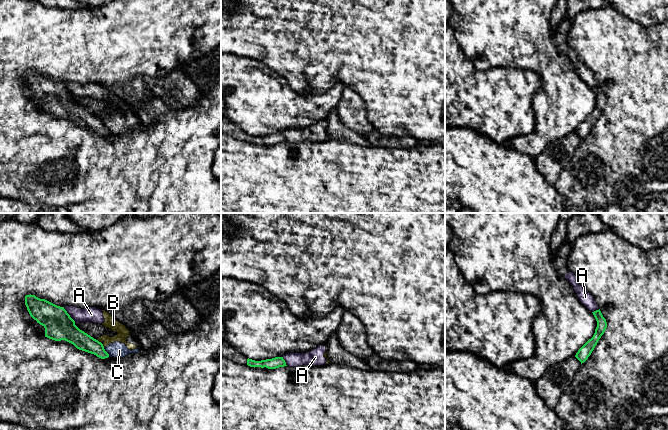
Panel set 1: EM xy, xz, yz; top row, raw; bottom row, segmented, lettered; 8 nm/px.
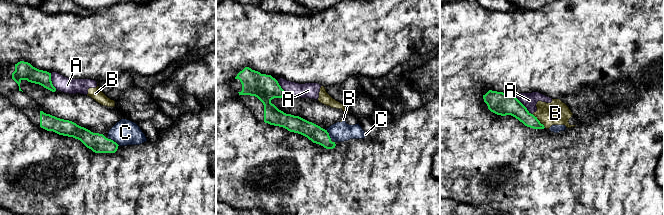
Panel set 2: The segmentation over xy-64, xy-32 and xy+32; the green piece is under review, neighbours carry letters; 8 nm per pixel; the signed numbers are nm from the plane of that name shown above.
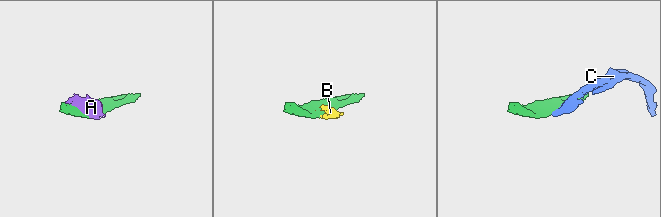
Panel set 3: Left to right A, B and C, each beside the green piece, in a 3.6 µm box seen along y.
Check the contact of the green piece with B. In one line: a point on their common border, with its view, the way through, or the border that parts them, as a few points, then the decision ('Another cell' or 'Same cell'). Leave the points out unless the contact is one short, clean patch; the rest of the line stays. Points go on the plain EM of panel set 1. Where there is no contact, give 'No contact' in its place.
Touches green at xy (101, 119). Boundary: xy (97, 115), (104, 122). Another cell

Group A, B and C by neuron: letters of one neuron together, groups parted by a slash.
A B C

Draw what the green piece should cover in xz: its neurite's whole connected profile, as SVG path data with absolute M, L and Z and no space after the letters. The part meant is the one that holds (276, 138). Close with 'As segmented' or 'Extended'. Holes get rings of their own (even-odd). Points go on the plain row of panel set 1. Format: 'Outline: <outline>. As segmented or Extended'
Outline: M226 116L221 119L221 132L235 139L248 141L254 144L266 143L268 145L276 145L279 143L287 142L283 133L275 133L272 135L266 135L266 136L261 136L261 137L255 137L255 136L249 135L245 131L240 130L232 122L230 122Z. Extended

